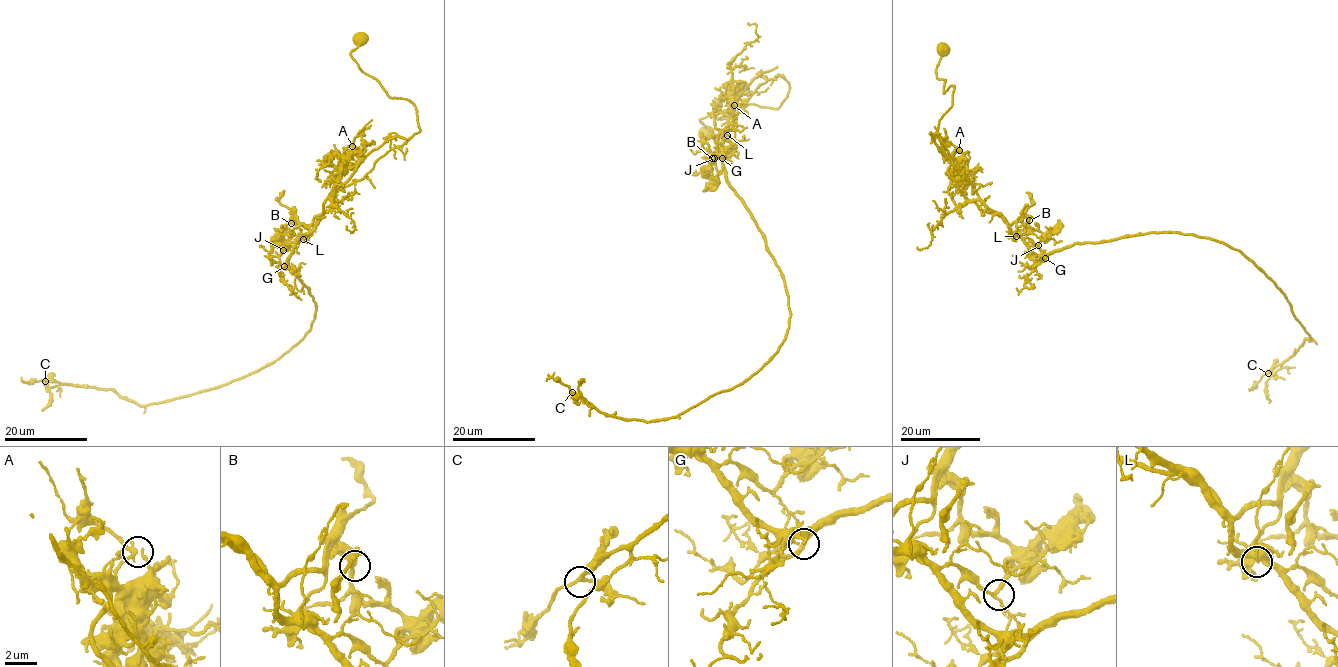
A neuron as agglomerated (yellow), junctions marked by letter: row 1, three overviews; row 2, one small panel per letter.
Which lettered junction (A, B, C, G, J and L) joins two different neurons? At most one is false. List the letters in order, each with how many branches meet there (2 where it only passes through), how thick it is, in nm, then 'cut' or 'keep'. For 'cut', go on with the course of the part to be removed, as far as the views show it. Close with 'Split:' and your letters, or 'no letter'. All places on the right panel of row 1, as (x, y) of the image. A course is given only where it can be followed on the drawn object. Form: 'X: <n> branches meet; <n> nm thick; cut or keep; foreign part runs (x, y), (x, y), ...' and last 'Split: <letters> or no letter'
A: 3 branches meet; 220 nm thick; keep
B: 3 branches meet; 360 nm thick; keep
C: 3 branches meet; 220 nm thick; keep
G: 3 branches meet; 280 nm thick; keep
J: 3 branches meet; 220 nm thick; keep
L: 3 branches meet; 190 nm thick; cut; foreign part runs (1016, 236), (1016, 222), (1008, 225), (966, 200), (948, 167), (954, 160), (974, 183), (992, 183)
Split: L

